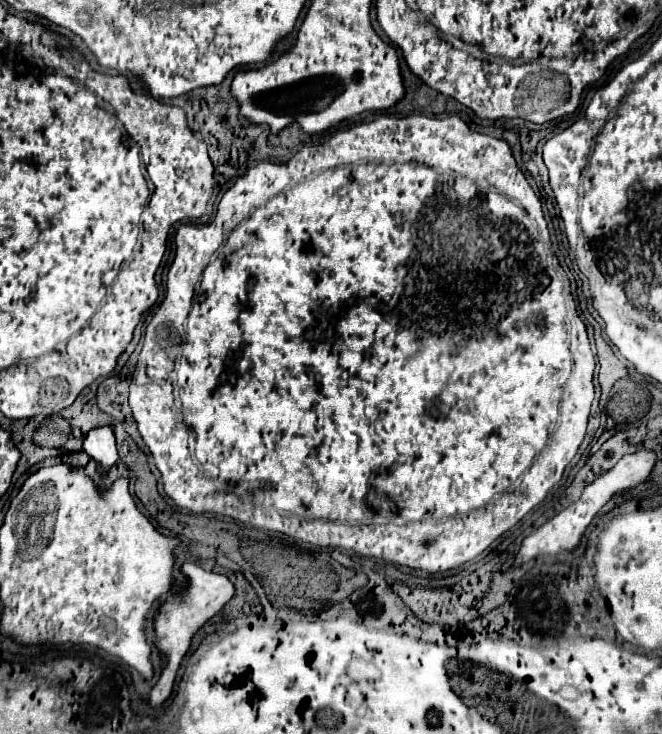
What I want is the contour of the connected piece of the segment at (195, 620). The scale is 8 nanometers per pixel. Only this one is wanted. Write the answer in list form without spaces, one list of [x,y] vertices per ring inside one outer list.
[[[185,563],[183,565],[183,573],[189,577],[189,589],[185,597],[173,597],[169,599],[167,607],[161,607],[157,621],[155,621],[155,631],[157,631],[157,647],[161,647],[161,651],[167,655],[167,665],[157,681],[157,685],[151,691],[151,707],[161,707],[171,691],[173,691],[173,683],[175,683],[175,675],[177,669],[183,661],[183,655],[187,653],[187,649],[191,647],[191,639],[193,635],[217,613],[225,607],[225,603],[229,603],[235,595],[235,585],[229,581],[229,577],[221,577],[219,573],[209,573],[205,571],[201,565],[197,563]]]

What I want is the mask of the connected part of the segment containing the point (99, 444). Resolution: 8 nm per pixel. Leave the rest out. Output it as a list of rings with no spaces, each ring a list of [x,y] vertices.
[[[111,427],[91,429],[85,437],[83,449],[89,453],[89,457],[99,461],[103,471],[107,471],[111,465],[115,465],[119,461],[117,447],[115,447],[115,435],[113,435]]]

